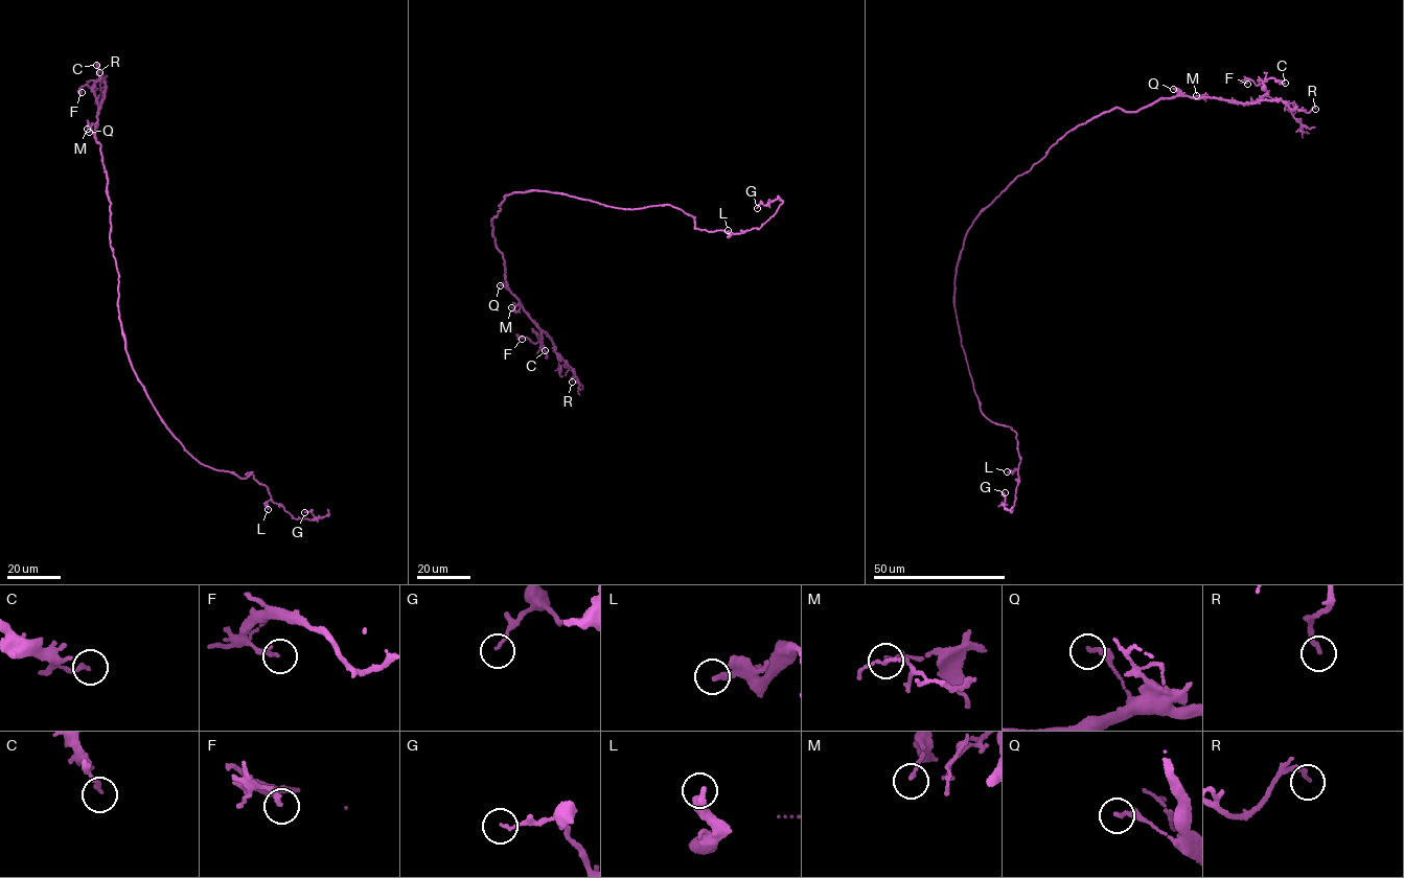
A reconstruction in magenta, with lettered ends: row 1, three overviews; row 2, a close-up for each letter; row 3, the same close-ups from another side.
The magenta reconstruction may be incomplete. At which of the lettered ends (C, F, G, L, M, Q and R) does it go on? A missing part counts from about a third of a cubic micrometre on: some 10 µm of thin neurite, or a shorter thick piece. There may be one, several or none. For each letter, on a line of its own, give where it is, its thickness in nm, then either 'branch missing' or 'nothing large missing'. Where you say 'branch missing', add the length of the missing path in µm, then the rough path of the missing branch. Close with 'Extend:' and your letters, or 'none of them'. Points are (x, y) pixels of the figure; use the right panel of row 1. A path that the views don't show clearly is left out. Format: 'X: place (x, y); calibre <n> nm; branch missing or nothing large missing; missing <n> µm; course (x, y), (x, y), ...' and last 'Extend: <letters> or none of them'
C: place (1285, 83); calibre 150 nm; nothing large missing
F: place (1247, 84); calibre 200 nm; nothing large missing
G: place (1005, 492); calibre 100 nm; nothing large missing
L: place (1007, 471); calibre 260 nm; nothing large missing
M: place (1196, 95); calibre 150 nm; nothing large missing
Q: place (1173, 89); calibre 170 nm; nothing large missing
R: place (1315, 109); calibre 170 nm; nothing large missing
Extend: none of them

